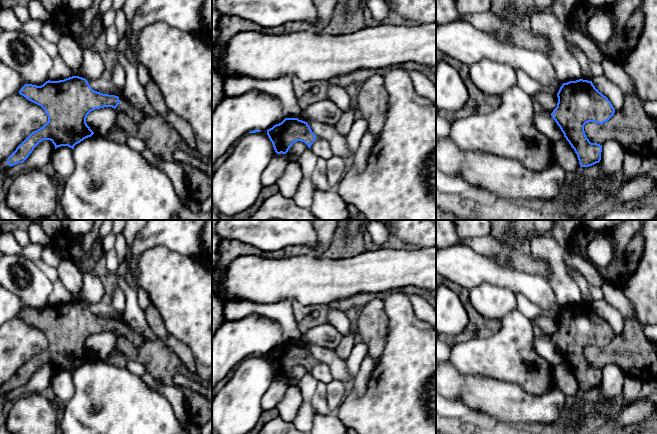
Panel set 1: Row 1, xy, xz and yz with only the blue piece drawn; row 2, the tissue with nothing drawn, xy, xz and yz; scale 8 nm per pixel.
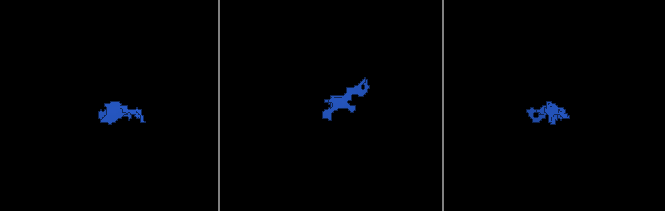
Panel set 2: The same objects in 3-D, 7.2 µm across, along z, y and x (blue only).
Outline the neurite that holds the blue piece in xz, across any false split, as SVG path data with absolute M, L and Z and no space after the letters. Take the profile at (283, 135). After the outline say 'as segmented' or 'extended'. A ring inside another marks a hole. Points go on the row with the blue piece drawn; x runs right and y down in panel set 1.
M285 118L268 129L267 135L277 154L286 154L297 141L304 142L310 148L317 137L308 123L298 118Z; as segmented

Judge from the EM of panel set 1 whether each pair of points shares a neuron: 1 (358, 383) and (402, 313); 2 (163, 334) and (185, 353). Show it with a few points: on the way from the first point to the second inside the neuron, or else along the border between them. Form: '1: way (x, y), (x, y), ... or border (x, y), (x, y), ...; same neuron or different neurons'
1: border (375, 364), (366, 386); different neurons
2: way (168, 339), (180, 349); same neuron

